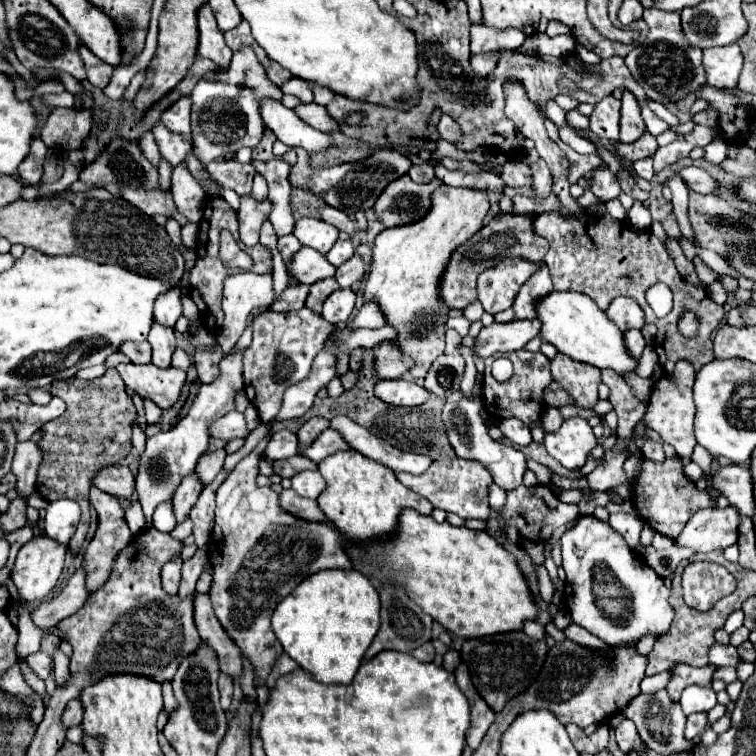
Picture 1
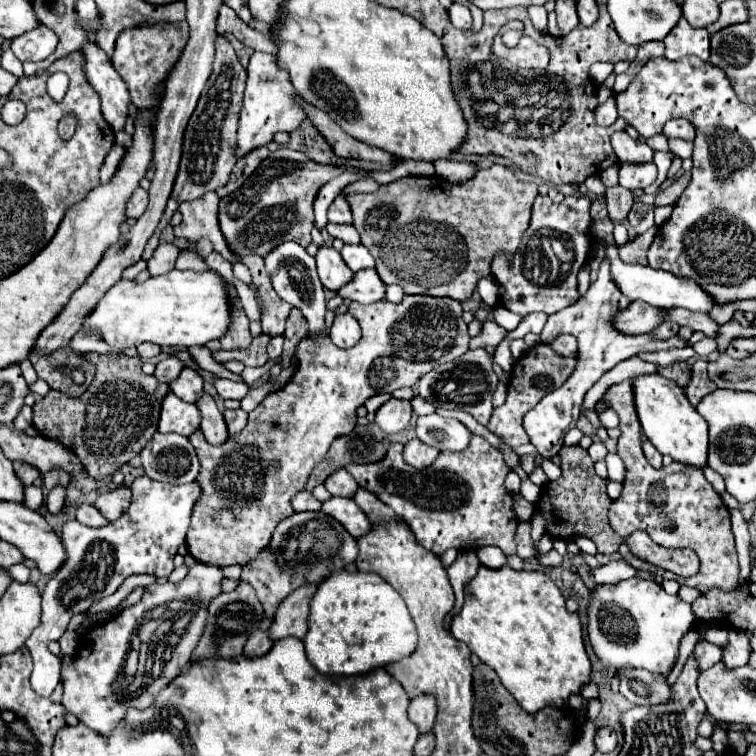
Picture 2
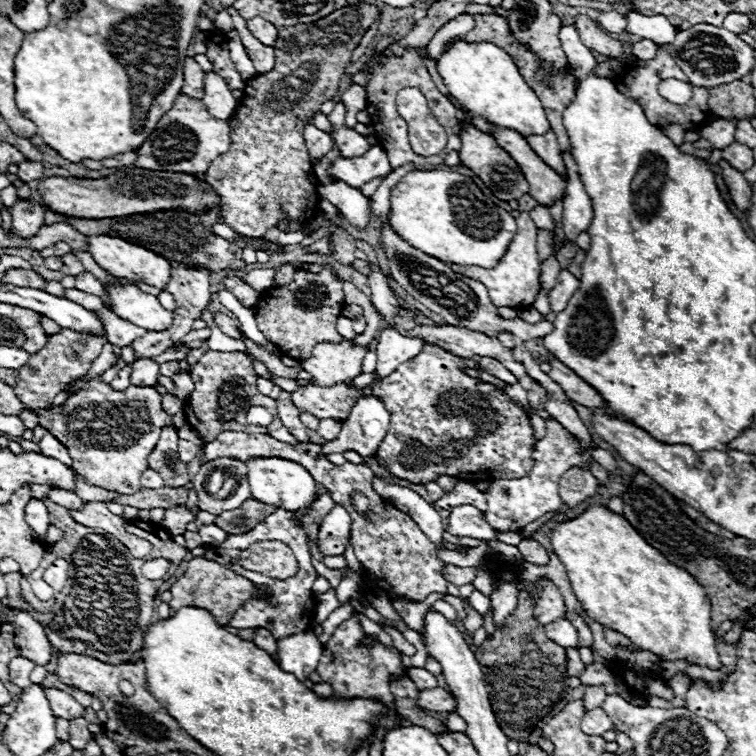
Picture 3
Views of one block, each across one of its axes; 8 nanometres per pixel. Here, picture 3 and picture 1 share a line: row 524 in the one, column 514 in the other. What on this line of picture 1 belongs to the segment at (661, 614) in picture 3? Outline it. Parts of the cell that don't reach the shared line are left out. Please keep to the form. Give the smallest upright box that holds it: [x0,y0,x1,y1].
[344,510,538,638]

